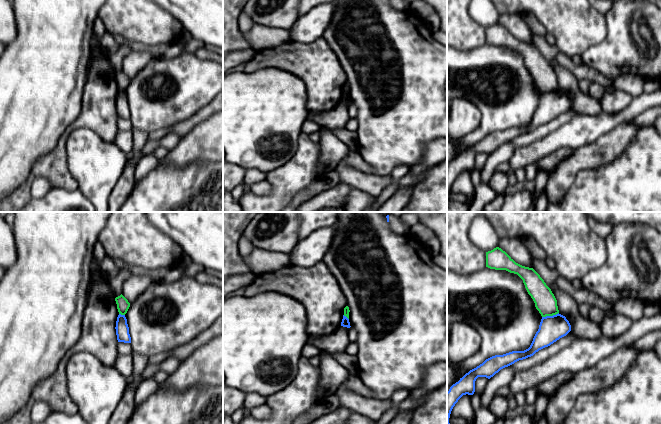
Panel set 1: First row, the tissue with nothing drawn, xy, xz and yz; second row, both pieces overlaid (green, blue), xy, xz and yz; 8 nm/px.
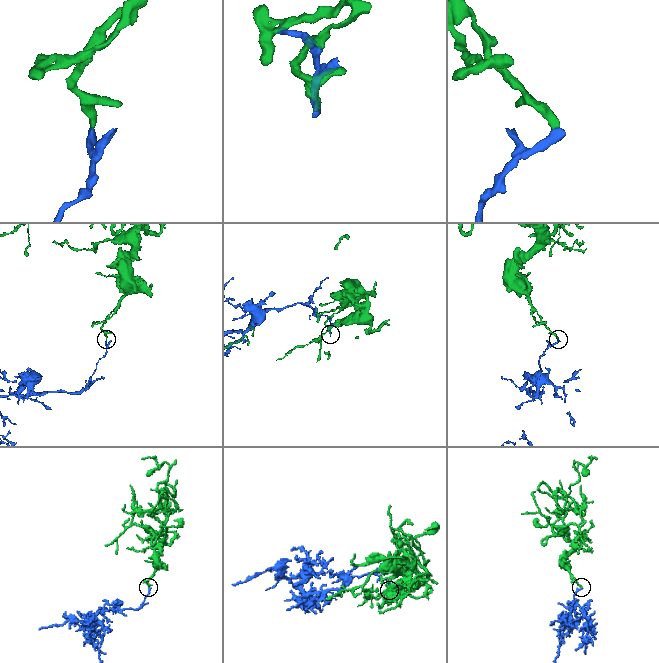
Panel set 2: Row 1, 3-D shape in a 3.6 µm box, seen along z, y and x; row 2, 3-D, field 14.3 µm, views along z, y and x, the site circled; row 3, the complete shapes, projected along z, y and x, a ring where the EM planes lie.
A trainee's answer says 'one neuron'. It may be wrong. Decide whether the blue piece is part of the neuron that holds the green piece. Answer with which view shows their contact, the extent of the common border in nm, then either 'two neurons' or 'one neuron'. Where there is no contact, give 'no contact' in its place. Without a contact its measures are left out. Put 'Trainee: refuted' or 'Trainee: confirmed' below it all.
meets green in yz; contact 140 nm long; two neurons
Trainee: refuted

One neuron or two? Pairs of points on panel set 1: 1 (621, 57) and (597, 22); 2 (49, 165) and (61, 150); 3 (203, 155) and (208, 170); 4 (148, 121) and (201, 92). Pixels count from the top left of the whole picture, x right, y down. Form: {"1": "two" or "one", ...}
{"1": "two", "2": "one", "3": "two", "4": "one"}

